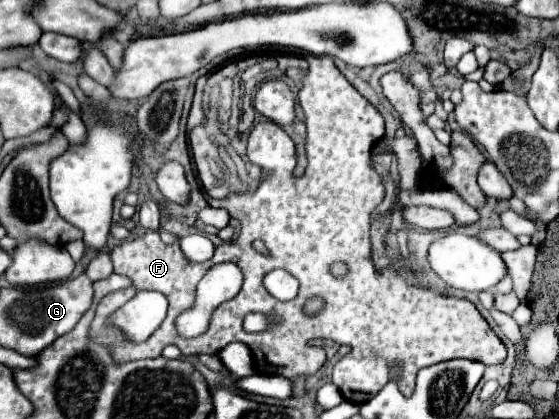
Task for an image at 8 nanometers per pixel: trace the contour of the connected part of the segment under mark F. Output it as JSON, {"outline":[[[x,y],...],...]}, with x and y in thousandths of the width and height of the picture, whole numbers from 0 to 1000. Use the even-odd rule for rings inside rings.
{"outline":[[[555,136],[555,169],[540,189],[533,241],[547,294],[551,399],[544,418],[526,418],[526,384],[494,384],[494,403],[472,413],[454,461],[411,465],[404,475],[369,470],[376,494],[397,494],[411,518],[433,527],[433,547],[422,575],[386,589],[386,609],[361,632],[333,628],[322,580],[293,580],[279,551],[204,589],[197,604],[204,652],[240,666],[240,685],[204,695],[179,718],[161,804],[190,823],[211,862],[283,852],[297,823],[315,823],[326,847],[385,845],[404,819],[433,814],[447,828],[462,871],[490,876],[469,881],[469,890],[494,885],[515,905],[551,905],[576,876],[576,833],[558,828],[551,814],[587,804],[599,819],[630,823],[630,838],[597,881],[597,919],[630,962],[651,962],[687,924],[687,876],[701,862],[723,871],[723,900],[716,909],[723,947],[741,938],[744,890],[755,876],[801,857],[844,857],[866,871],[898,866],[905,857],[902,819],[837,714],[798,709],[755,680],[751,661],[733,642],[730,618],[708,613],[683,642],[673,642],[665,628],[662,537],[683,480],[683,427],[669,408],[662,372],[665,348],[689,317],[683,274],[619,193],[590,136]],[[460,570],[472,575],[479,606],[469,609],[451,589],[451,575]],[[397,623],[419,623],[436,652],[429,699],[383,737],[369,795],[343,809],[318,800],[315,757],[343,733],[354,671],[376,637]],[[605,623],[623,637],[615,661],[601,661],[590,647]],[[496,640],[508,640],[537,671],[530,714],[497,718],[476,695],[472,661]],[[243,685],[286,695],[304,723],[297,771],[254,819],[229,814],[208,780],[193,776],[197,752],[240,709]],[[558,709],[572,709],[580,733],[565,757],[547,757],[544,723]],[[447,742],[483,747],[497,757],[501,776],[476,795],[440,795],[433,761]]]}

